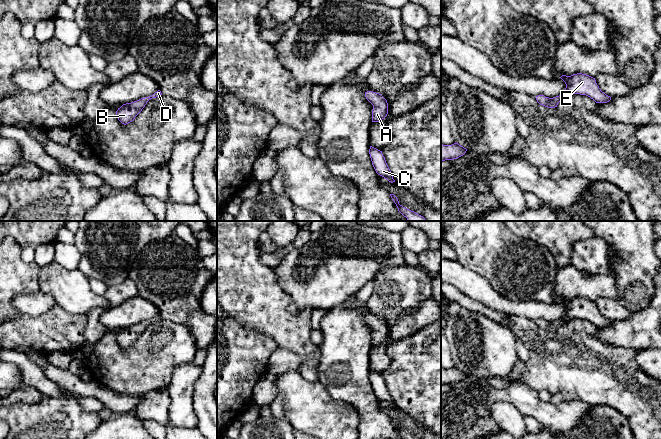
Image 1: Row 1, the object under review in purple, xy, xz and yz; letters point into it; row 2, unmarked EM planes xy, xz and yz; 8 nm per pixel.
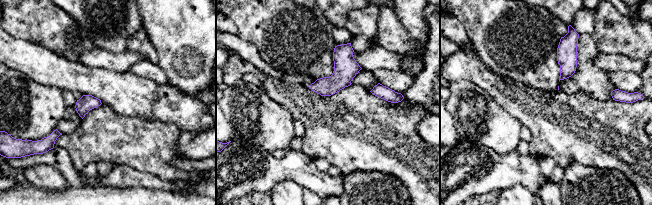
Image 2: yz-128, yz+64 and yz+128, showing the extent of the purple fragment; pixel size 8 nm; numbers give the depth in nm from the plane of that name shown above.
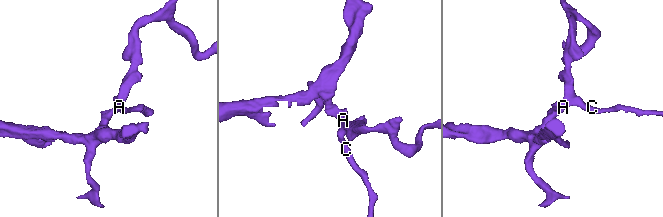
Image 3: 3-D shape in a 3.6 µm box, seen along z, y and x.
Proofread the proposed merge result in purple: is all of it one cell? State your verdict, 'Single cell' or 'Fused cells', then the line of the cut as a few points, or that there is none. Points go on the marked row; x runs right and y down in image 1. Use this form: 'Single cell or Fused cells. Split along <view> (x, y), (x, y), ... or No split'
Single cell. No split

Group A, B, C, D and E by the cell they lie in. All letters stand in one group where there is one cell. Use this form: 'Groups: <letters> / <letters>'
Groups: A B C D E

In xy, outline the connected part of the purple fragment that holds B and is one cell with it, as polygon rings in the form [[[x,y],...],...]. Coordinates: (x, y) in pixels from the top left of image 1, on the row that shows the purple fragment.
[[[158,90],[149,97],[141,98],[137,101],[123,104],[116,111],[118,120],[124,125],[132,122],[135,117],[142,111],[142,109],[145,107],[145,105],[150,99],[159,97],[160,95],[162,95],[162,93],[160,90]]]

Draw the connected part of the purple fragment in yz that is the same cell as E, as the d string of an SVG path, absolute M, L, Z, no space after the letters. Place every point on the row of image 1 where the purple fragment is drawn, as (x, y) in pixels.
M577 73L571 76L562 75L560 78L566 84L564 92L553 98L545 97L544 95L536 96L535 98L540 105L555 108L559 102L564 101L573 94L586 95L596 103L607 103L611 100L610 96L601 91L595 78L589 75Z

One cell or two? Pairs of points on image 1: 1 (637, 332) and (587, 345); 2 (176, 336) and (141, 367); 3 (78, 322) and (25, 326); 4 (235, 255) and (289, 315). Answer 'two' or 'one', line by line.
1: two
2: one
3: one
4: one

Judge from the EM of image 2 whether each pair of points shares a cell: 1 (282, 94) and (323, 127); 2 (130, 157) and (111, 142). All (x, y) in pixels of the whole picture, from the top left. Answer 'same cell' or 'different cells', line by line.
1: same cell
2: same cell

